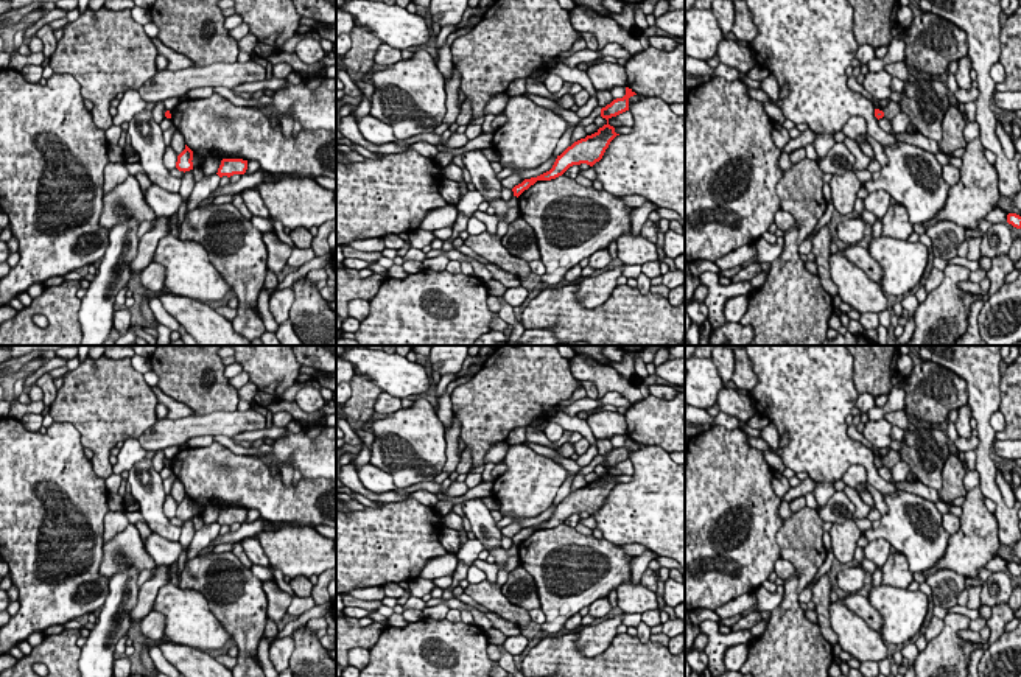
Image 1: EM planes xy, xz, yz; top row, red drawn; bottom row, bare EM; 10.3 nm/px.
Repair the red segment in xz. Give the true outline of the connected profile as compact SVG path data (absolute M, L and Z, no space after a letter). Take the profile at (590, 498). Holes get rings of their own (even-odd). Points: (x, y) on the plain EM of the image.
M626 436L626 444L623 447L613 448L610 453L601 458L601 465L607 468L607 472L599 476L595 482L587 484L574 490L568 495L560 504L557 504L553 517L537 526L525 528L521 532L512 537L514 545L509 549L496 548L489 551L490 556L495 557L495 563L500 567L496 576L496 585L501 587L507 577L509 571L504 568L504 563L509 557L518 556L518 545L534 534L537 529L551 529L562 524L570 515L587 512L593 515L599 510L609 496L610 490L619 484L615 481L615 476L609 473L612 465L616 465L626 459L629 459L629 447L637 444L632 437Z

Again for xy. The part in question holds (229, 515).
M223 507L218 517L218 524L233 524L233 523L244 523L247 518L247 509L243 507Z

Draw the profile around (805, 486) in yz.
M806 478L806 479L800 481L800 484L797 487L791 487L784 493L783 500L791 503L792 500L795 500L798 496L814 492L814 487L816 487L816 482L811 478Z

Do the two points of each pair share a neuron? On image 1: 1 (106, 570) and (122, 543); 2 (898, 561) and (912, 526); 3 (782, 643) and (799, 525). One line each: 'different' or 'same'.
1: same
2: different
3: same

